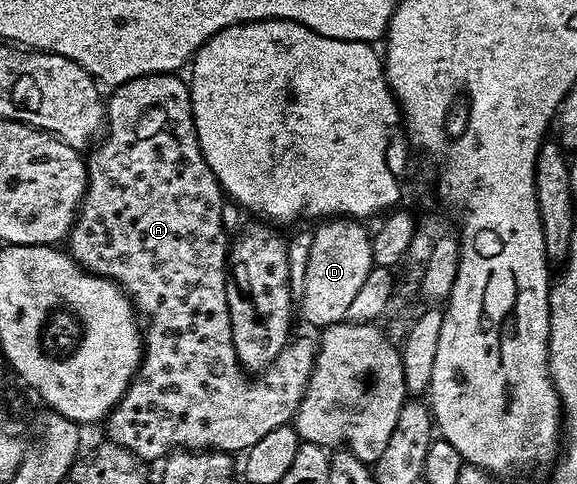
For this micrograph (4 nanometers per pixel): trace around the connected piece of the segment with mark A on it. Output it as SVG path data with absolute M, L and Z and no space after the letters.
M177 73L140 75L138 79L132 79L112 88L110 95L113 96L108 96L105 109L107 126L104 128L103 138L88 152L88 154L90 153L87 155L89 180L85 186L85 196L81 199L81 206L77 209L77 218L74 219L73 227L67 236L69 256L93 275L102 275L104 279L112 279L128 295L140 326L143 328L143 354L138 373L125 390L125 396L118 401L109 418L103 423L103 428L105 427L106 433L109 434L106 435L108 442L119 444L123 449L135 453L142 461L164 460L174 449L244 453L249 450L251 445L255 445L255 441L267 437L267 433L271 433L271 429L290 426L304 399L304 393L308 388L308 379L316 364L318 349L318 344L313 339L311 341L294 338L281 350L279 357L275 357L273 364L256 377L246 374L241 363L237 360L235 345L231 337L231 317L227 305L229 284L227 282L227 241L225 245L227 234L223 227L221 208L223 192L215 173L211 173L201 152L193 120L193 102L189 96L189 85L184 78L181 80L181 77Z

